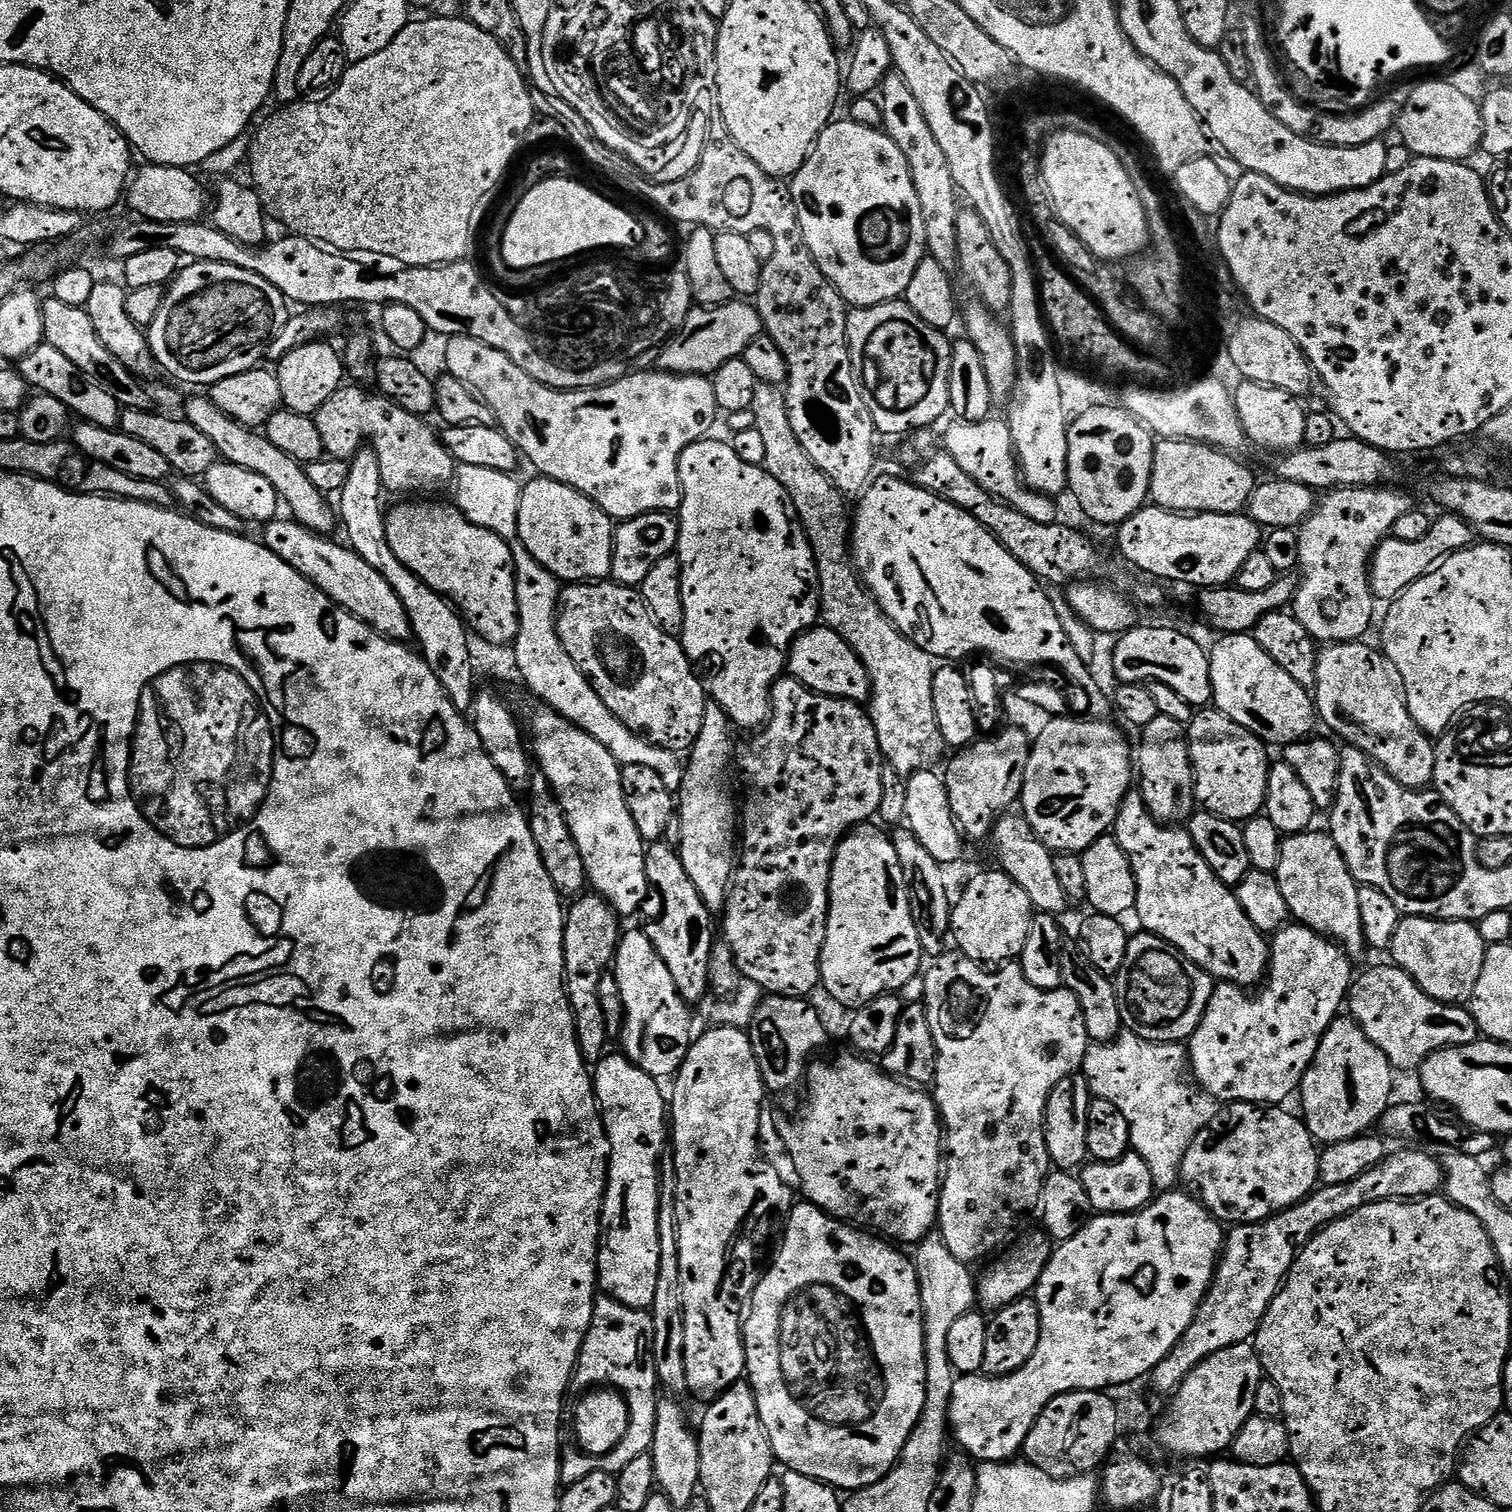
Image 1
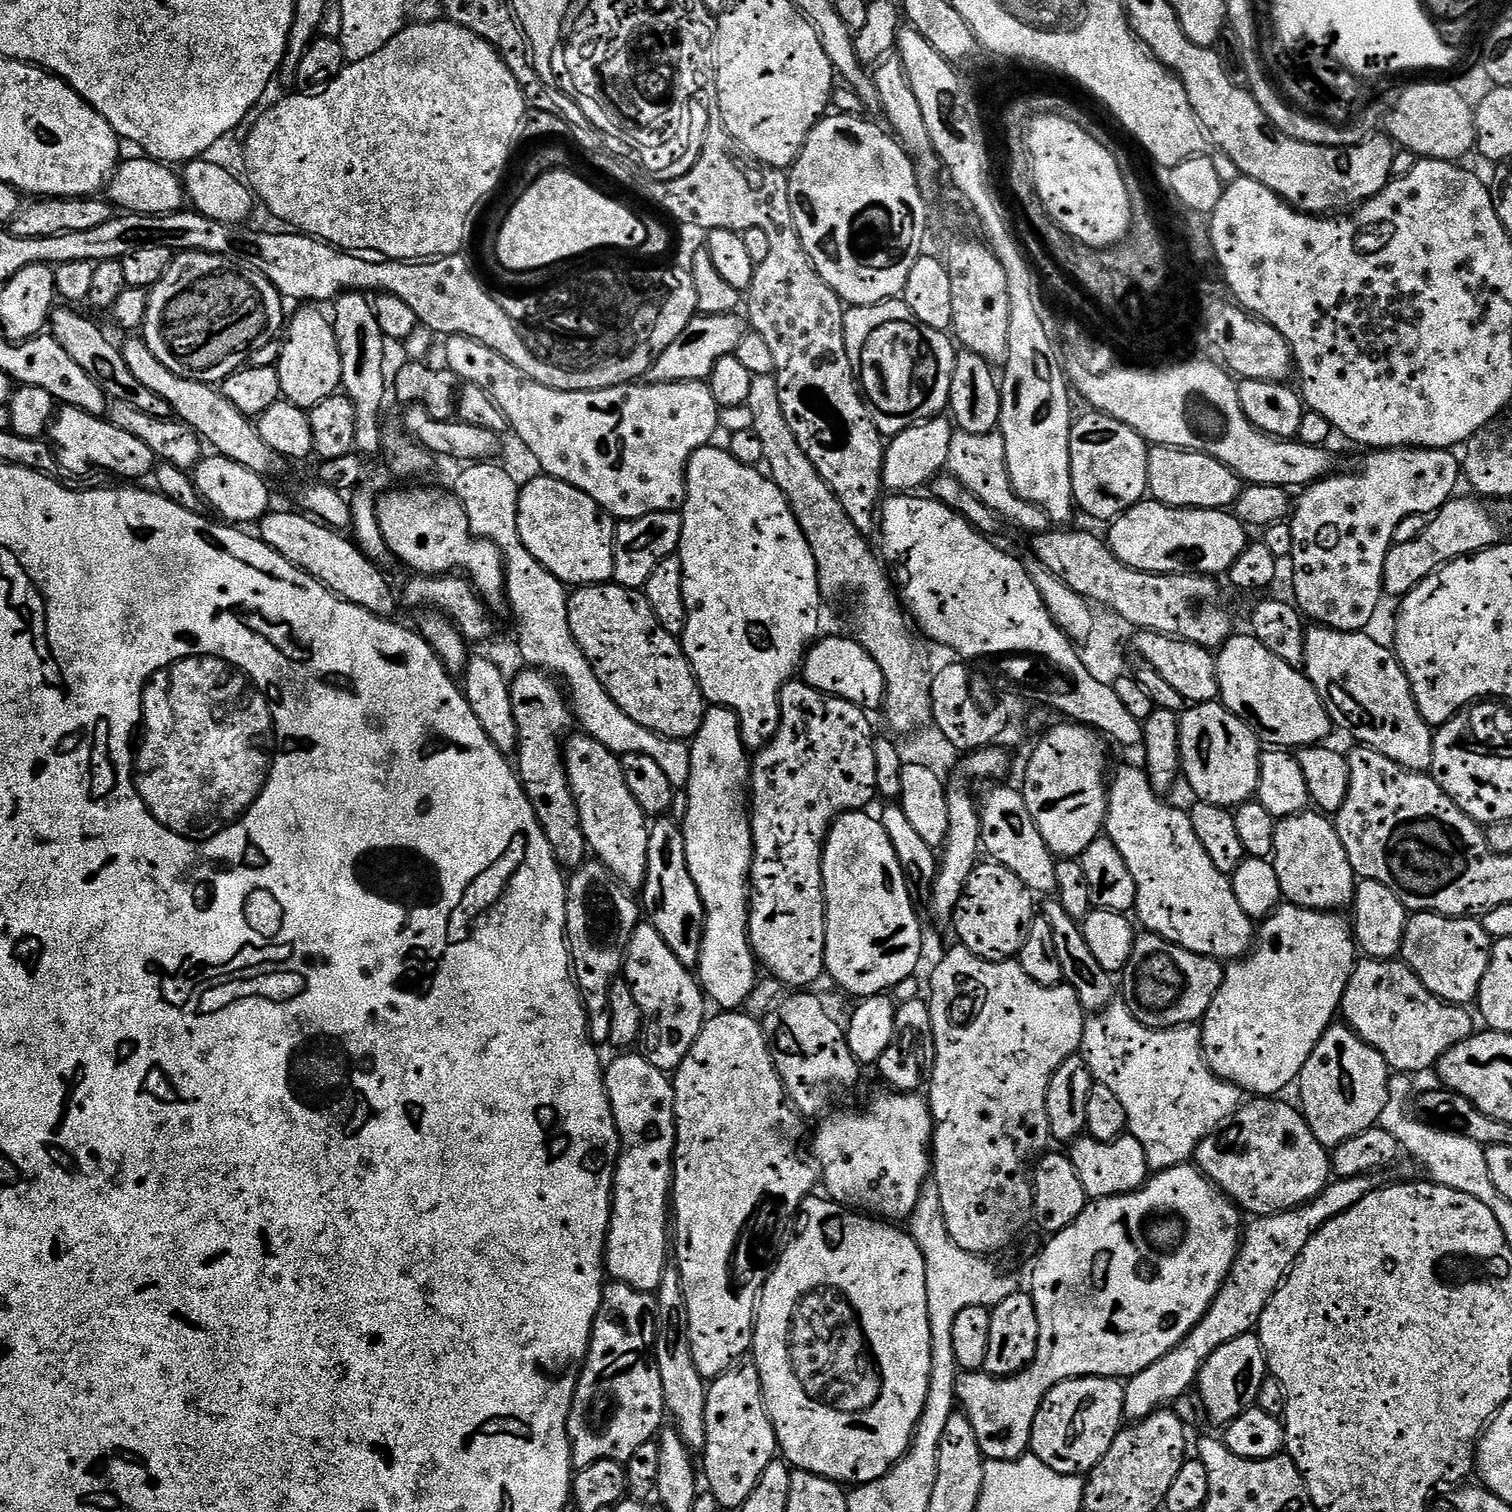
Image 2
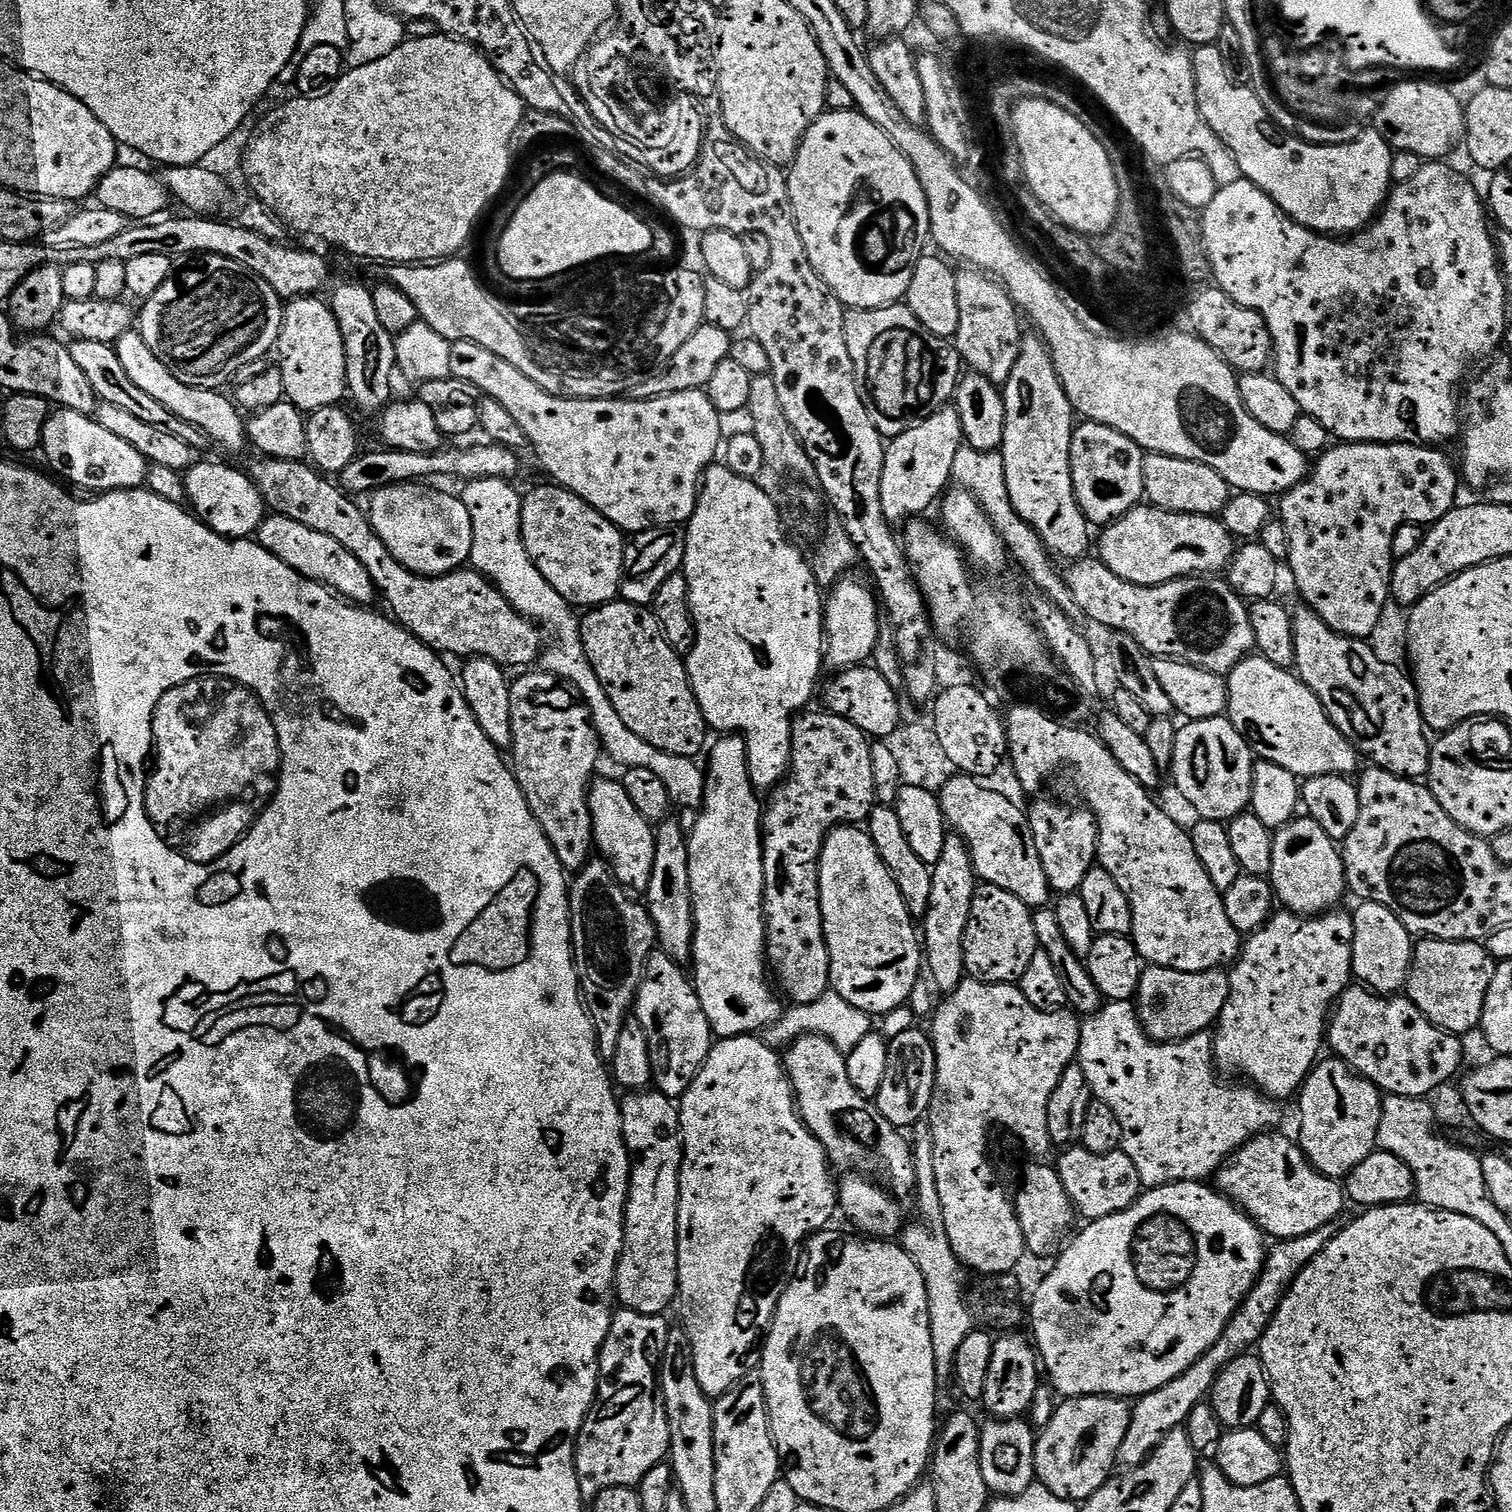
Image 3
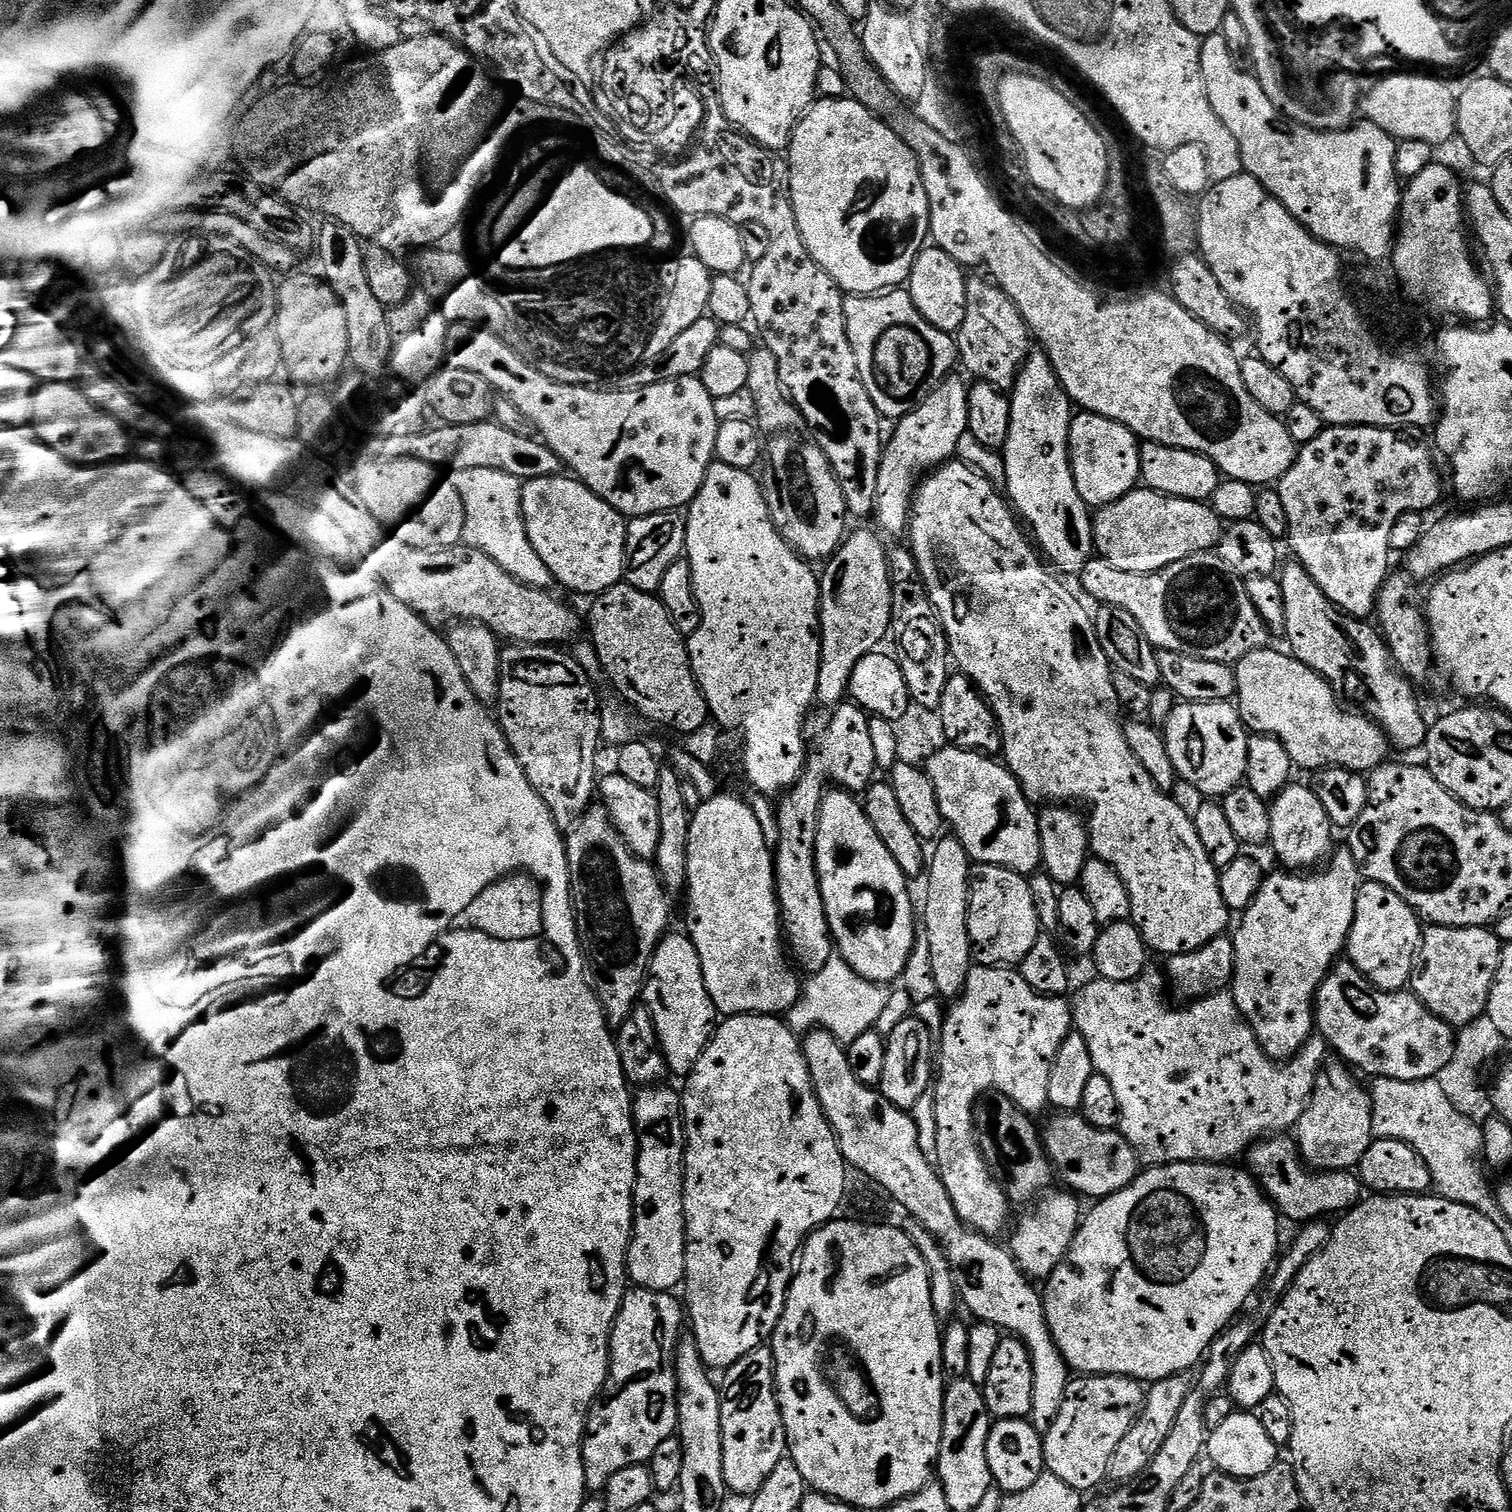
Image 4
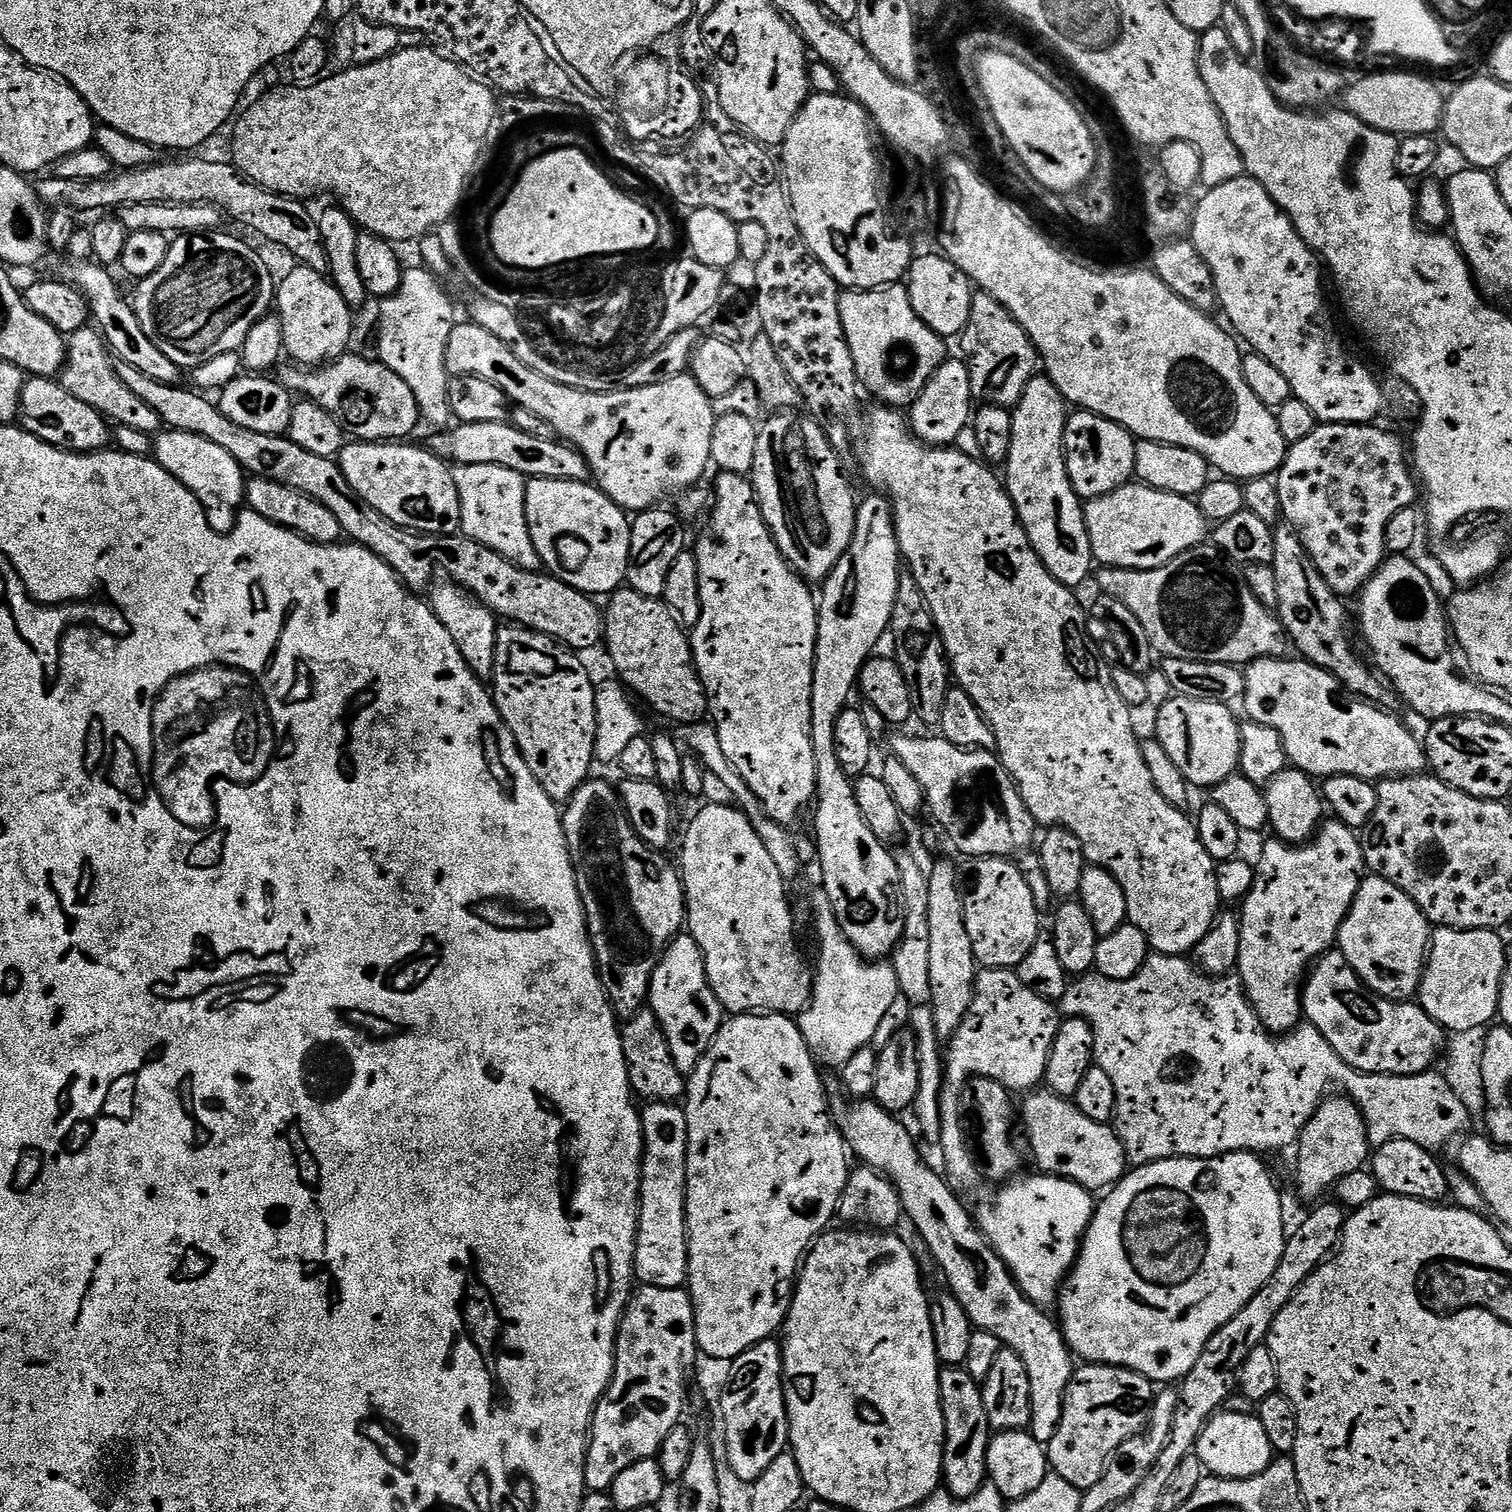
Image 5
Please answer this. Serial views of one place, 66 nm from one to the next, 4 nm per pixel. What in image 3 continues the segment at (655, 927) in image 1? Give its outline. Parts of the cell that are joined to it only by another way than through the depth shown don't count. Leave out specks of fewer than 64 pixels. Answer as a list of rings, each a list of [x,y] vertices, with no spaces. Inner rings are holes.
[[[668,818],[655,829],[655,833],[654,866],[646,889],[648,912],[652,915],[652,924],[656,927],[661,942],[664,943],[663,951],[677,962],[688,962],[692,958],[692,929],[694,925],[692,923],[692,891],[688,881],[688,836],[686,835],[686,828],[685,825],[683,828],[678,821]]]

